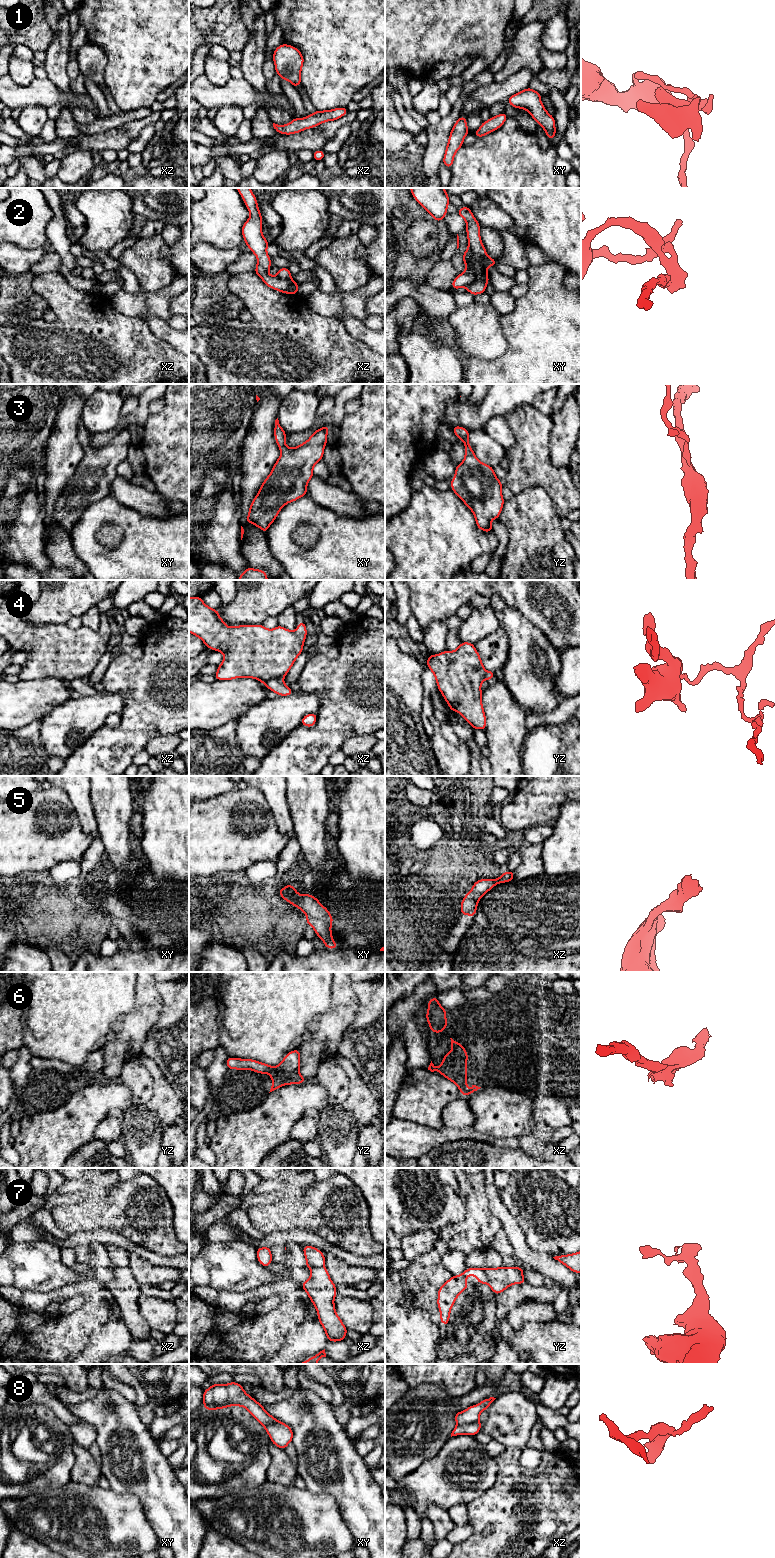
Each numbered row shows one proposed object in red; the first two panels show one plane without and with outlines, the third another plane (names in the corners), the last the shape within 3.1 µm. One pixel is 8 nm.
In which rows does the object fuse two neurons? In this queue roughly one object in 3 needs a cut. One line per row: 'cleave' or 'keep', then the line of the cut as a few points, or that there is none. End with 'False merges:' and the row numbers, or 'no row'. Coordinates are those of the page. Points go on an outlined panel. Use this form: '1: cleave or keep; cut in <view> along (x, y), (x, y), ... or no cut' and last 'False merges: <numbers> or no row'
1: keep; no cut
2: cleave; cut in xy along (466, 267), (473, 270), (476, 274), (476, 279), (468, 286)
3: keep; no cut
4: cleave; cut in xz along (282, 678), (269, 679), (263, 683)
5: keep; no cut
6: keep; no cut
7: keep; no cut
8: keep; no cut
False merges: 2, 4

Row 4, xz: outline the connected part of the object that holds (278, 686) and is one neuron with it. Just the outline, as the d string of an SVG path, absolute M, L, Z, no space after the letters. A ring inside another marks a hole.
M273 679L269 680L264 685L271 691L275 692L279 696L289 696L294 693L293 690L287 686L283 679Z

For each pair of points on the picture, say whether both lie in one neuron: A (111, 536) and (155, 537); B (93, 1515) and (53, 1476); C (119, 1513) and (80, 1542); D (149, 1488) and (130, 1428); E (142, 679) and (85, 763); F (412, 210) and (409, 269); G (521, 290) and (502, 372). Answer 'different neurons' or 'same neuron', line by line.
A: same neuron
B: different neurons
C: same neuron
D: same neuron
E: same neuron
F: same neuron
G: different neurons

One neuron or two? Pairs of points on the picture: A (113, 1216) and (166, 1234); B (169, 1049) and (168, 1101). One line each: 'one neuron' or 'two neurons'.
A: one neuron
B: two neurons

